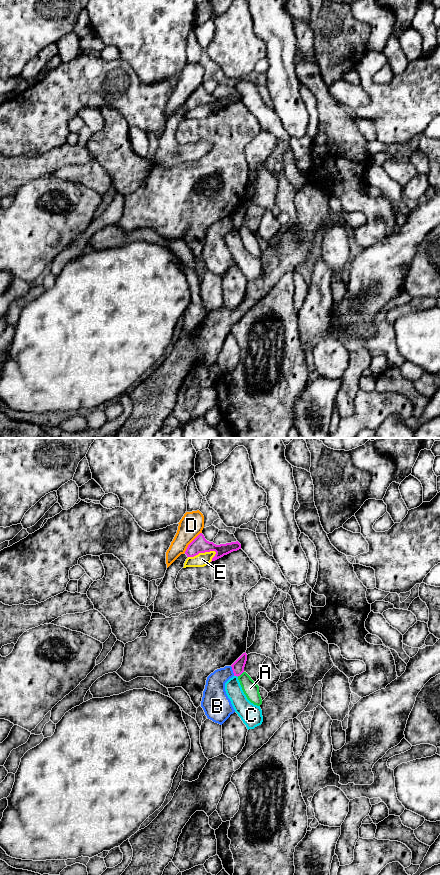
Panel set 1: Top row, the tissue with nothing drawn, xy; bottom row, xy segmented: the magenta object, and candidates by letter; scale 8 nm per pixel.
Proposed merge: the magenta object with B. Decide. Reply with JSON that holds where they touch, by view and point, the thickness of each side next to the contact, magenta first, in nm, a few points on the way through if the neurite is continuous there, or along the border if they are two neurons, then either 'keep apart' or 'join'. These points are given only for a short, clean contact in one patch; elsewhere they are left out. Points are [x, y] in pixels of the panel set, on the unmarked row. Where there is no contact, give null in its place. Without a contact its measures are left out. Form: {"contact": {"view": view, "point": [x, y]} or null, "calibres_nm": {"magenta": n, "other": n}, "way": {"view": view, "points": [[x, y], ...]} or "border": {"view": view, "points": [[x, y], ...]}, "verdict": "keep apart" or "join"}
{"contact": {"view": "xy", "point": [233, 223]}, "calibres_nm": {"magenta": 100, "other": 190}, "border": {"view": "xy", "points": [[230, 218], [234, 227]]}, "verdict": "keep apart"}

